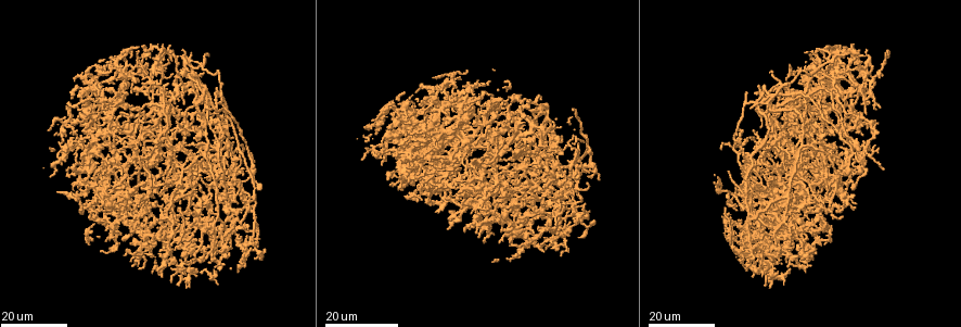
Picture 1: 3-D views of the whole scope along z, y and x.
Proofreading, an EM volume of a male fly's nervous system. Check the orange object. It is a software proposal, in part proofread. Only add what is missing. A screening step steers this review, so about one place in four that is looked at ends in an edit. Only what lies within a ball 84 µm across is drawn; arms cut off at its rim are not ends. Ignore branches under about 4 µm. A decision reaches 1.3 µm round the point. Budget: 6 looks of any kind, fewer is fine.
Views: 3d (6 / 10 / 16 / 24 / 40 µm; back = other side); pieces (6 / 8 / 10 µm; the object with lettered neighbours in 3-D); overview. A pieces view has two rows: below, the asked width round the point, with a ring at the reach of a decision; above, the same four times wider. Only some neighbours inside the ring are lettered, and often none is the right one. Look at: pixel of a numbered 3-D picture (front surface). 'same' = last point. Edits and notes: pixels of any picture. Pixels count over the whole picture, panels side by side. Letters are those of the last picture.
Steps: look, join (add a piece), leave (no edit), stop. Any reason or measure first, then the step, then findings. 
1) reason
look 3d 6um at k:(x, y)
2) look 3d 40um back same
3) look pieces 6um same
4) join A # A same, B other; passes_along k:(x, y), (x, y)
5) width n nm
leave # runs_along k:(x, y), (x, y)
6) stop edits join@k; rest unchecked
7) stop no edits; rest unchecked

look 3d 16um at 1:(540, 190)

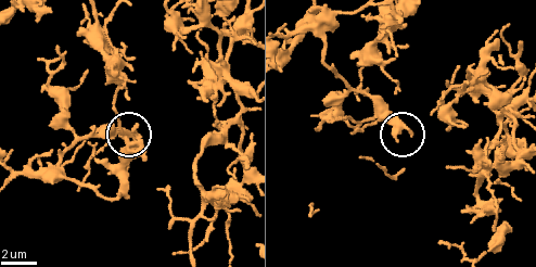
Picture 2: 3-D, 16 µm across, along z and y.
what lies round it
look pieces 6um at 2:(408, 134)

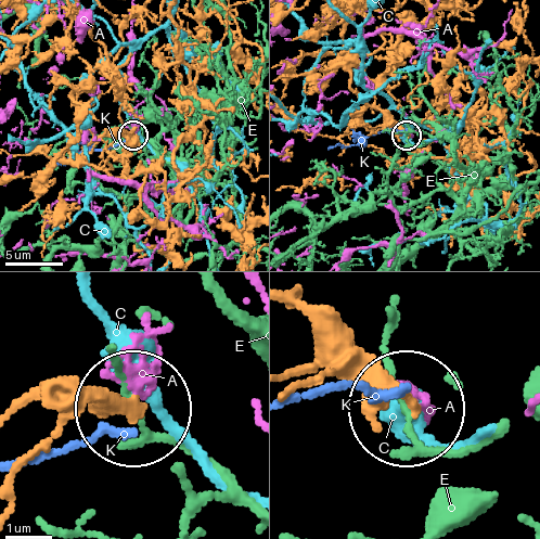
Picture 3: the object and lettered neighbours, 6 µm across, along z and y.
leave # A other, C other, E other, K other; runs_along 3:(80, 402), (134, 402); none of them fits

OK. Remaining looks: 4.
branch stops here
look 3d 16um at 1:(832, 211)

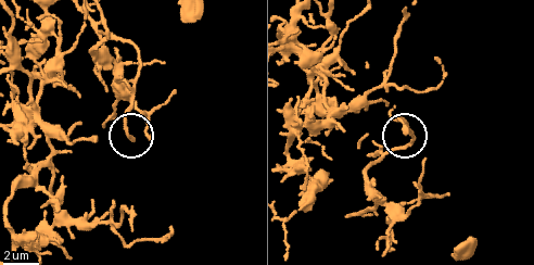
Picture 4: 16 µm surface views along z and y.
look pieces 6um at 4:(404, 131)

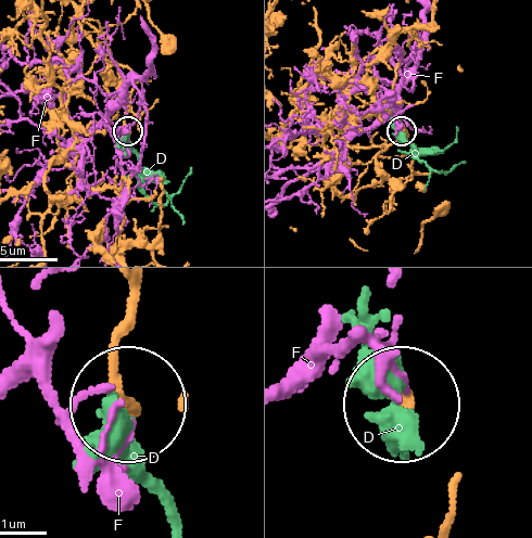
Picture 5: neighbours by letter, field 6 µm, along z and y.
join D # D same, F other; the neuron continues

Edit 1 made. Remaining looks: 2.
stop edits join@5; rest unchecked

